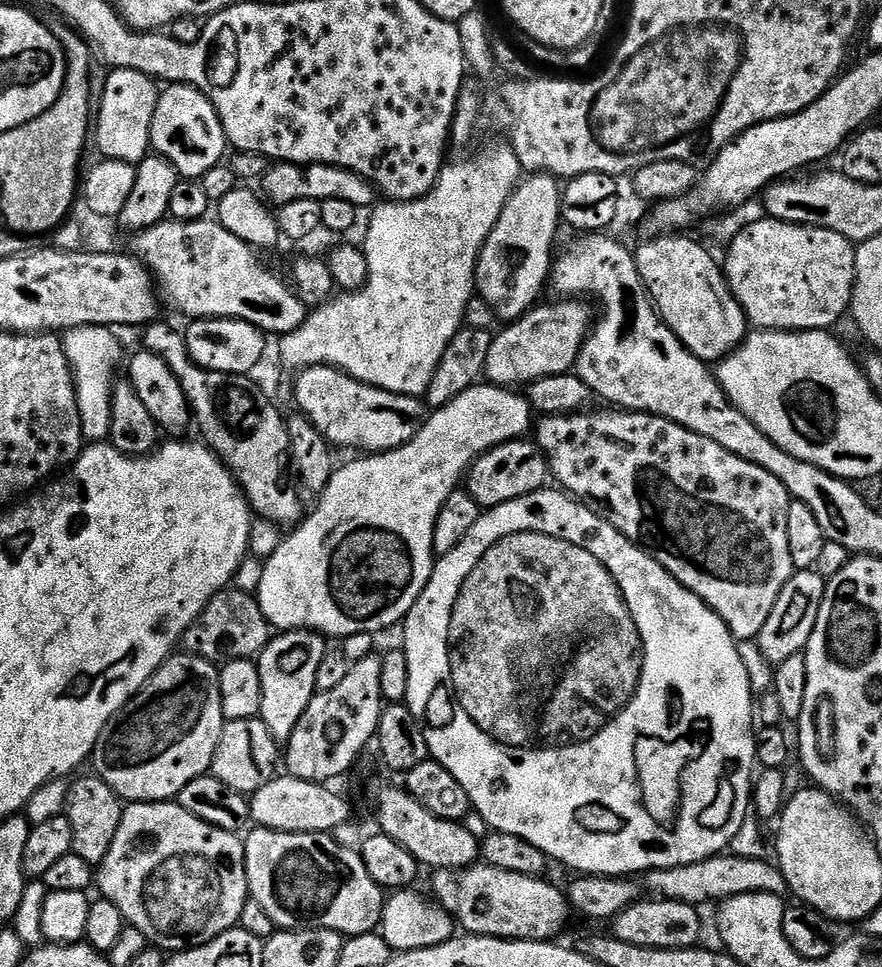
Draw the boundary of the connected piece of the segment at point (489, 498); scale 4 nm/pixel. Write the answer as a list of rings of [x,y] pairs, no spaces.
[[[521,438],[507,440],[504,444],[498,445],[497,448],[491,448],[485,456],[477,458],[466,473],[466,491],[470,494],[470,498],[474,498],[474,502],[480,504],[481,509],[487,510],[502,506],[511,500],[528,496],[531,492],[541,491],[547,485],[544,483],[549,483],[549,480],[548,459],[544,457],[544,453],[540,451],[539,446],[531,439]]]

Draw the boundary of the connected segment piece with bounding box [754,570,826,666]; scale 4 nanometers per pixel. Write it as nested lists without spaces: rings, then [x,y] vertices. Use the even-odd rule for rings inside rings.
[[[796,570],[786,582],[786,586],[778,594],[778,602],[774,602],[774,610],[770,610],[770,618],[766,618],[766,626],[756,635],[754,647],[769,666],[786,662],[786,658],[794,658],[803,653],[810,642],[810,634],[814,634],[814,622],[818,622],[818,610],[824,597],[825,577],[814,570]]]

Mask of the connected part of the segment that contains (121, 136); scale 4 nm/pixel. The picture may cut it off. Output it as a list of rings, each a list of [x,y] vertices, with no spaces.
[[[112,70],[107,74],[108,81],[104,84],[100,106],[98,102],[94,116],[96,144],[103,159],[137,165],[150,152],[150,126],[154,122],[154,110],[160,101],[161,89],[151,76],[143,76],[140,72]]]

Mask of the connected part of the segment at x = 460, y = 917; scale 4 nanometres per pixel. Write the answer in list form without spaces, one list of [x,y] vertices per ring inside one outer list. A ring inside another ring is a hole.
[[[483,862],[471,864],[468,868],[438,868],[431,873],[432,876],[432,892],[431,895],[440,903],[447,912],[452,915],[452,919],[465,933],[474,936],[492,936],[496,940],[536,940],[536,941],[551,941],[553,938],[559,937],[561,933],[558,931],[558,926],[566,926],[562,923],[562,916],[570,916],[568,907],[568,898],[563,891],[560,892],[552,884],[547,884],[546,879],[537,878],[535,876],[527,876],[526,874],[511,873],[510,870],[498,870],[494,866]]]

